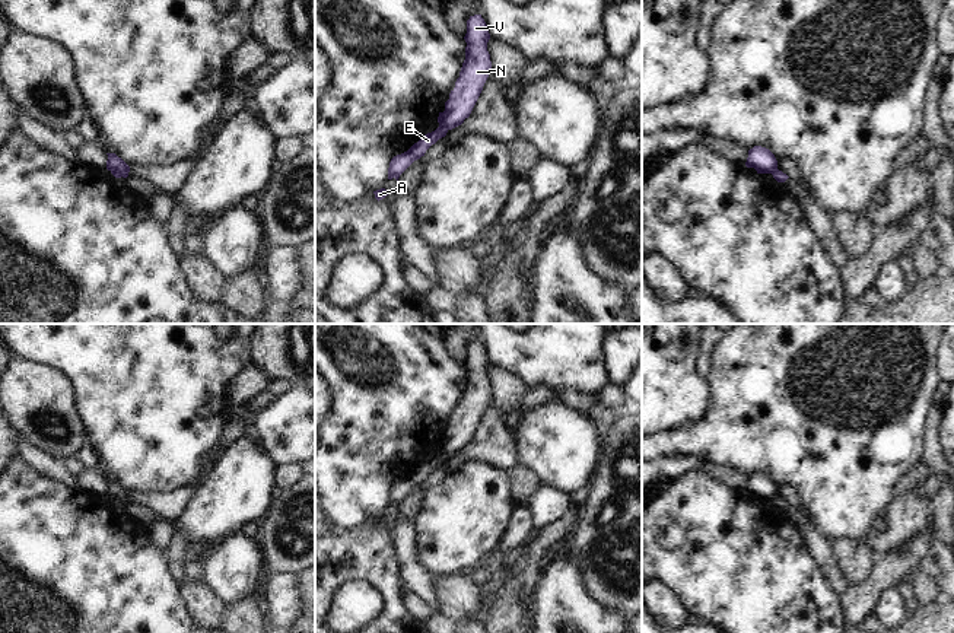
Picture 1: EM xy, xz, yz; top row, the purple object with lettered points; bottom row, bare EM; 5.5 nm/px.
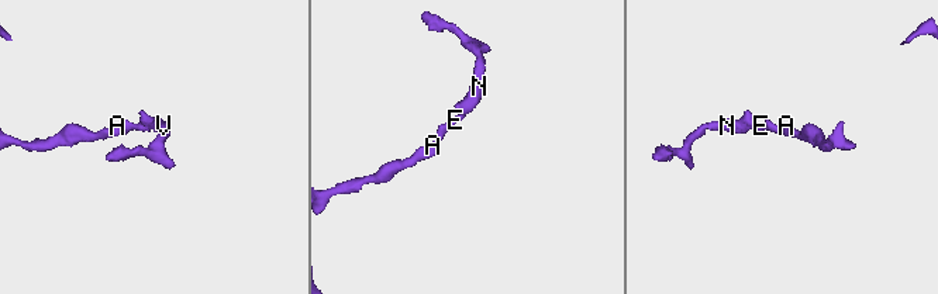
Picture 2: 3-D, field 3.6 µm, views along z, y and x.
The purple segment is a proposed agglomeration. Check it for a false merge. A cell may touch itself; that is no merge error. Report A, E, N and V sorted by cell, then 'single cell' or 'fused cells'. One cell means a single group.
A E / N V; fused cells

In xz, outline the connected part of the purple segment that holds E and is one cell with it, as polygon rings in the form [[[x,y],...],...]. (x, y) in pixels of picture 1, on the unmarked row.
[[[438,454],[435,458],[424,461],[417,470],[414,470],[407,478],[397,481],[391,486],[388,494],[388,506],[395,505],[398,508],[400,502],[417,486],[424,483],[426,477],[435,471],[439,465],[445,464],[448,457],[445,454]]]

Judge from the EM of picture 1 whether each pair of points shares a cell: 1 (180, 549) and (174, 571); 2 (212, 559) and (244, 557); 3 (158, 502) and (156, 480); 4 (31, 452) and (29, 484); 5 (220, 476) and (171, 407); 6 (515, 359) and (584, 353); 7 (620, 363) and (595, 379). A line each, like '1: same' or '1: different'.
1: same
2: same
3: different
4: different
5: different
6: same
7: different

